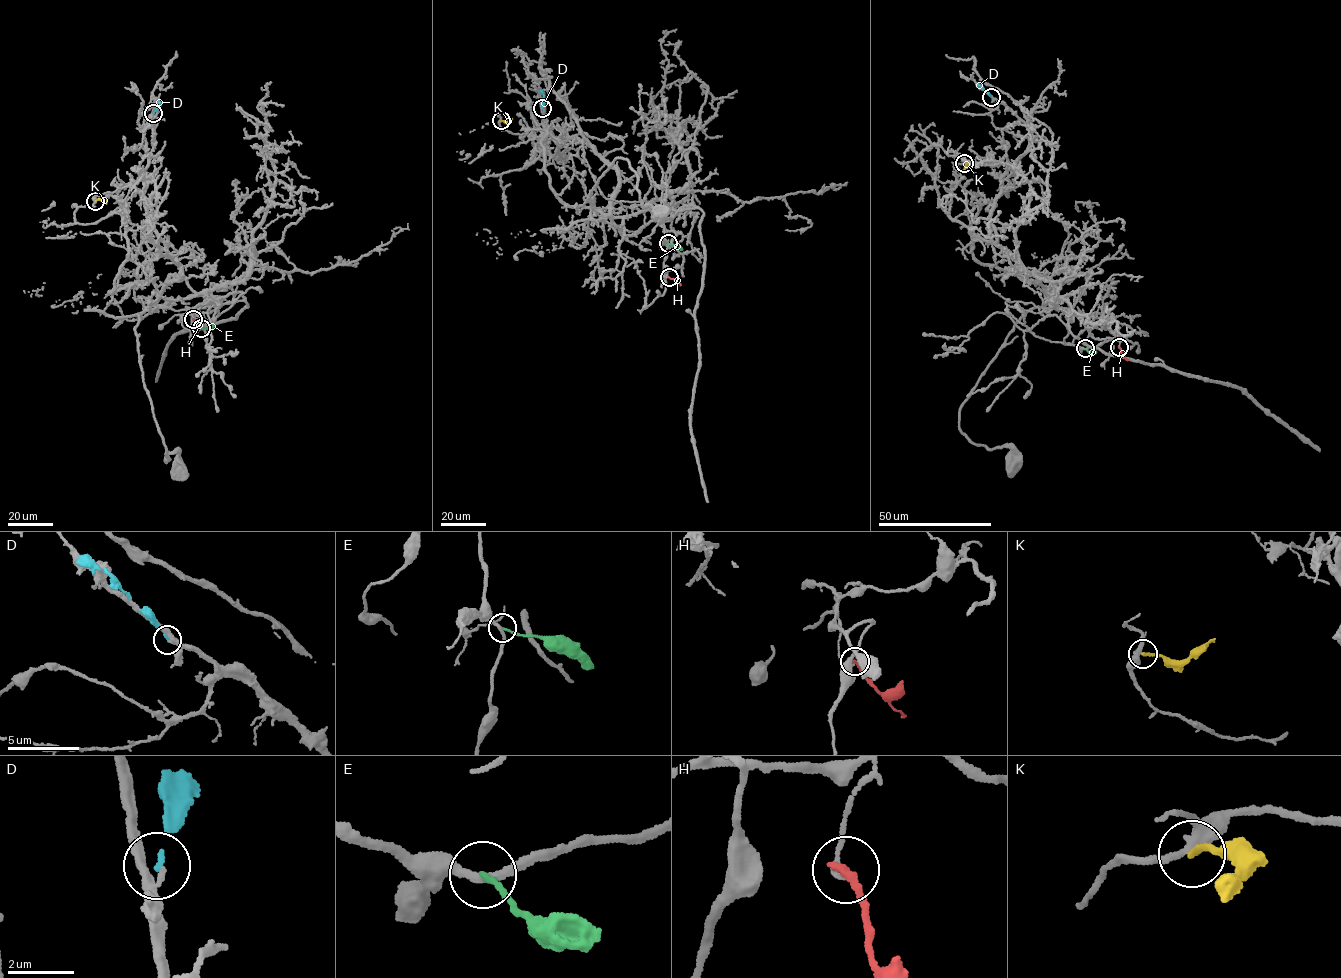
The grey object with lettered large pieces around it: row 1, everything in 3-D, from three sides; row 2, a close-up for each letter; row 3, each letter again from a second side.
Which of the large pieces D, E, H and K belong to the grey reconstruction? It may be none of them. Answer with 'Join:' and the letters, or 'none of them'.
Join: none of them

